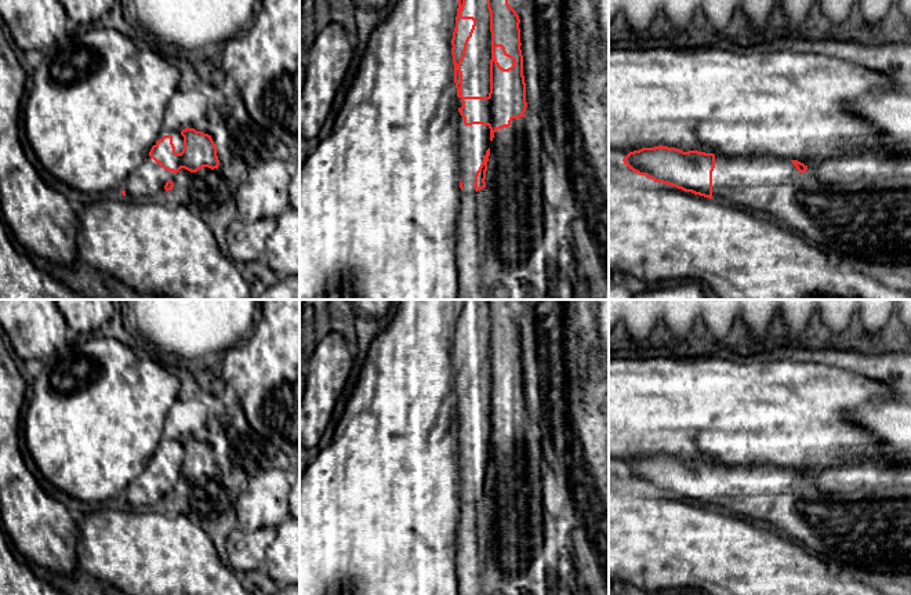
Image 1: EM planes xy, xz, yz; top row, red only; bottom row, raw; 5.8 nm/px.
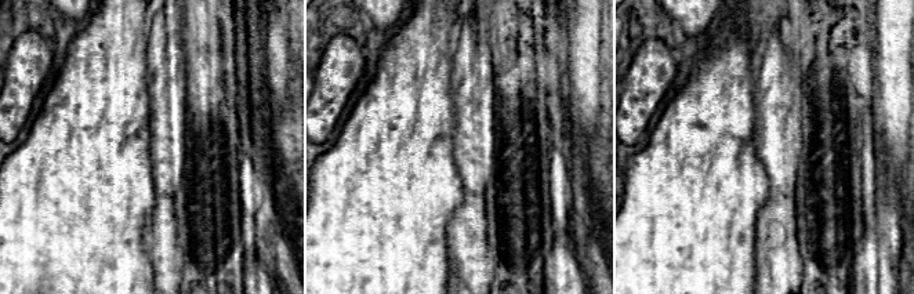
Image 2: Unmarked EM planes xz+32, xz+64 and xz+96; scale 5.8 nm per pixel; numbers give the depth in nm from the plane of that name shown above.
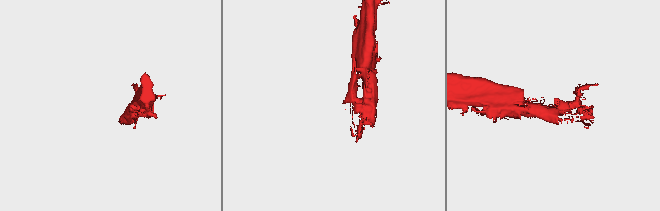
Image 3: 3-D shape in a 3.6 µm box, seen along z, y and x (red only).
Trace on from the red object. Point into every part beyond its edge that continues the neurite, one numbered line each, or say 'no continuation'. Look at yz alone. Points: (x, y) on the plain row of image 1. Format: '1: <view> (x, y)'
1: yz (857, 515)

